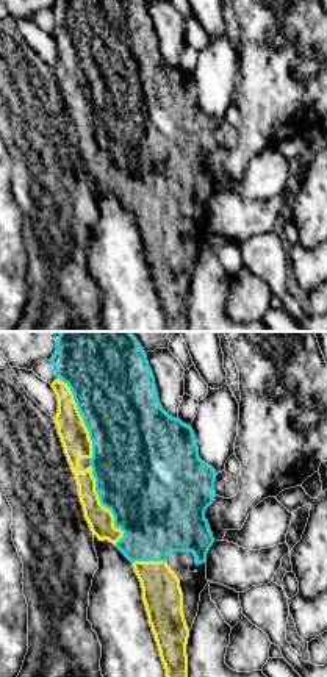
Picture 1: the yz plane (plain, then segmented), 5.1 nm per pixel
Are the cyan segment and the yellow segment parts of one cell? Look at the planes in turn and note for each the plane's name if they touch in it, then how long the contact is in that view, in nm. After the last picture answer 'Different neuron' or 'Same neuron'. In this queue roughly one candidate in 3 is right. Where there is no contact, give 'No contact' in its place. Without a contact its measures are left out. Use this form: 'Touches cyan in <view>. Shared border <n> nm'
Touches cyan in yz. Shared border 440 nm

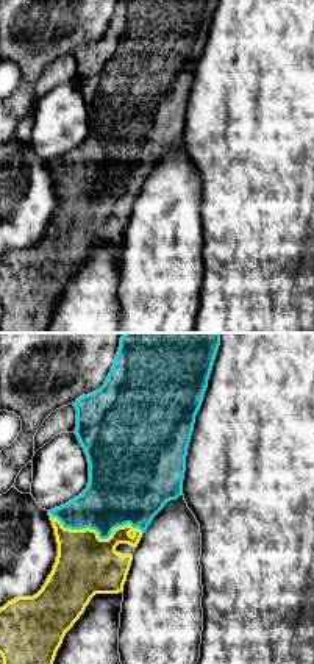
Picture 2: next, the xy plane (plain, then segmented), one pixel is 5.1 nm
Touches cyan in xy. Shared border 500 nm

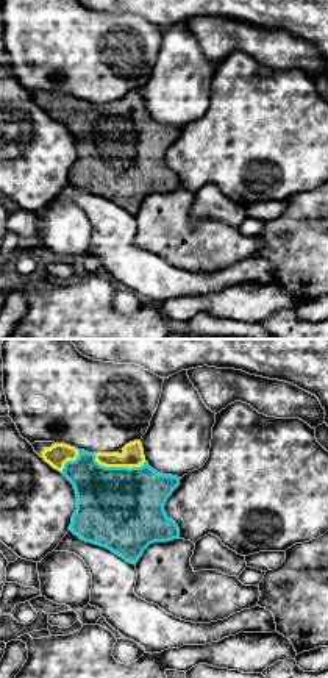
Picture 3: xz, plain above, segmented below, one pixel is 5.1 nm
Touches cyan in xz. Shared border 280 nm

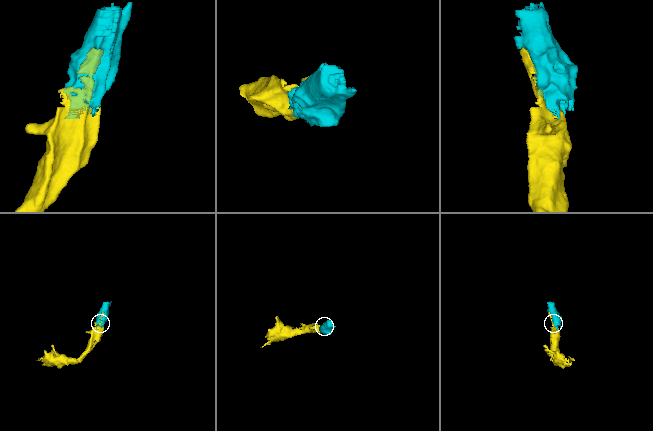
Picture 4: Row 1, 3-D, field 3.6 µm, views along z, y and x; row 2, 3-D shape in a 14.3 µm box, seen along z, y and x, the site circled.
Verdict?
Same neuron

